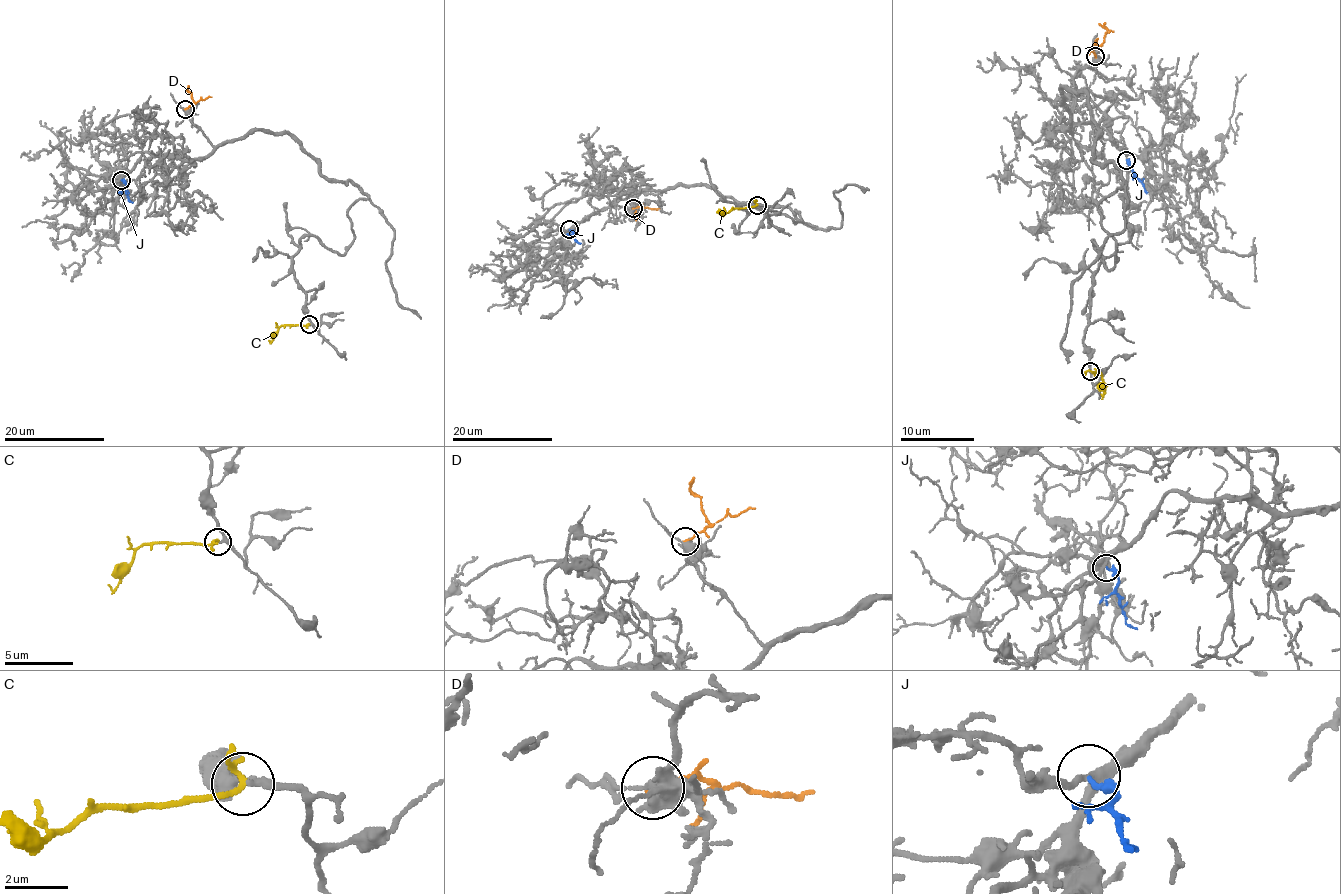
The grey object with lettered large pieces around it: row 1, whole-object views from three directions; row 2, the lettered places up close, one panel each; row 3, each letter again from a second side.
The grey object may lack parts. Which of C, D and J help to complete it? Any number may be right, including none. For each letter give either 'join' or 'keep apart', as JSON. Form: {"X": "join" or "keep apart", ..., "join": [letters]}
{"C": "keep apart", "D": "keep apart", "J": "keep apart", "join": []}

